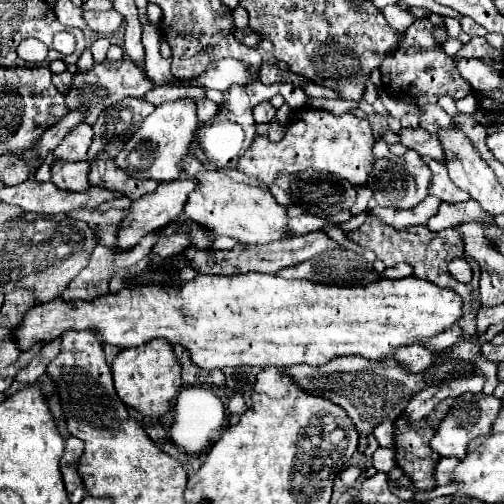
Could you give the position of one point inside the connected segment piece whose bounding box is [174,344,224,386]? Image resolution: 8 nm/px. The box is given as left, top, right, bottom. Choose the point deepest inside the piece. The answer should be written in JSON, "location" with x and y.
{"location":[191,374]}

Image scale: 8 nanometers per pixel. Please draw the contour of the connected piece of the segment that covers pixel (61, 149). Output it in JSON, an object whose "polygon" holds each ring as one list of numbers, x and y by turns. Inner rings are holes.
{"polygon":[[80,124,76,126,64,140,62,144,54,150,54,156,60,160,68,160,68,162,78,162,78,160,86,160,88,158,88,148,92,144,92,136,94,130,88,124]]}

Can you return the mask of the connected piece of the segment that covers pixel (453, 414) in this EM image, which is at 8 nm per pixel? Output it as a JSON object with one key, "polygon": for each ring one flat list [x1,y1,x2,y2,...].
{"polygon":[[462,394,460,398,456,398,456,404,452,406,452,410,448,412,448,416,442,420,440,430,436,430,430,446,434,452,438,452,440,456,454,456,454,458,466,458,466,448,468,442,478,438,478,436,486,436,492,432,492,424,498,418,502,410,502,402,496,396,486,396,486,394]]}

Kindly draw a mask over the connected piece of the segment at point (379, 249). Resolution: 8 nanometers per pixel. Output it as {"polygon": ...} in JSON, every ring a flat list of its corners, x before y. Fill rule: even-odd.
{"polygon":[[368,216,366,222,350,232,350,238,360,244,362,248,370,248,376,252,376,256,386,264,386,266,396,266,400,262,406,262,414,268,414,274,418,278,426,278,426,280,432,280,434,284,438,286,446,286,446,288,452,288,456,290,460,296,468,296,464,298,466,302,466,310,464,310,464,318,462,322,458,322,458,326,464,330,466,336,474,336,476,334,476,308,480,306,480,298,478,298,478,280,480,280,480,266,478,262,472,258,472,256,466,256,464,252,464,242,462,242,462,236,454,230,454,228,448,228,448,230,442,230,442,232,430,232,426,230,426,226,410,226,410,228,404,228,404,230,394,230,390,228,388,224,380,222,378,218,374,216],[454,258,464,258,472,270,474,270,474,280,464,286,460,282,456,282,450,272,448,272,448,262,452,262]]}

